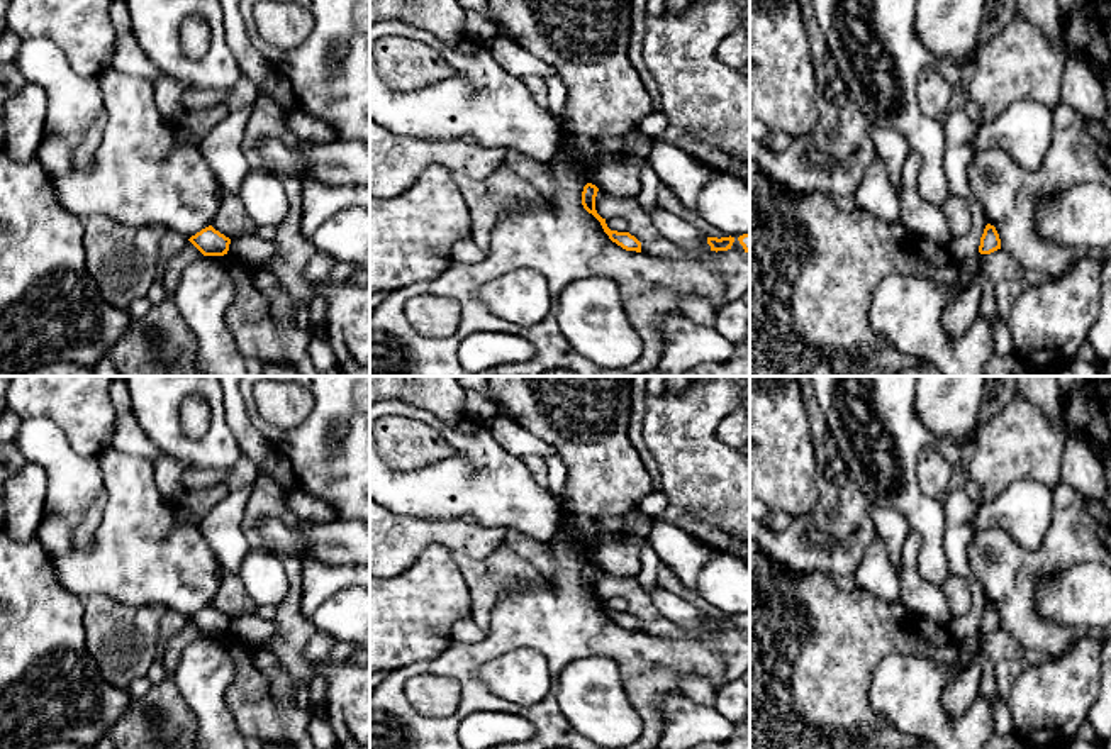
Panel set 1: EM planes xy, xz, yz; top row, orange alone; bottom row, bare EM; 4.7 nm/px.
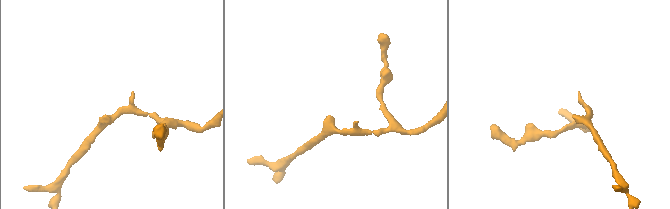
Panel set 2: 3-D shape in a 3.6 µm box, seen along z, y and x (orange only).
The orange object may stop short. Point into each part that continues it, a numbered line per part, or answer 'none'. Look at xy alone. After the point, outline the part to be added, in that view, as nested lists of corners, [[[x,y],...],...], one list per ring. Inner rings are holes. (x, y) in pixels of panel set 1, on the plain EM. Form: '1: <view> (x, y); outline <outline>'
none

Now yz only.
none

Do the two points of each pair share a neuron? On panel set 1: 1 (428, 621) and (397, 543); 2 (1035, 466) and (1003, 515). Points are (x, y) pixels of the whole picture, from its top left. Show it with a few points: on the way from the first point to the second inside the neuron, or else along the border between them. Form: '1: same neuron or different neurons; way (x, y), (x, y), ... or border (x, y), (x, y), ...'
1: different neurons; border (441, 546), (429, 544), (404, 570), (387, 577)
2: different neurons; border (1052, 487), (1032, 480), (1016, 480), (991, 499)

